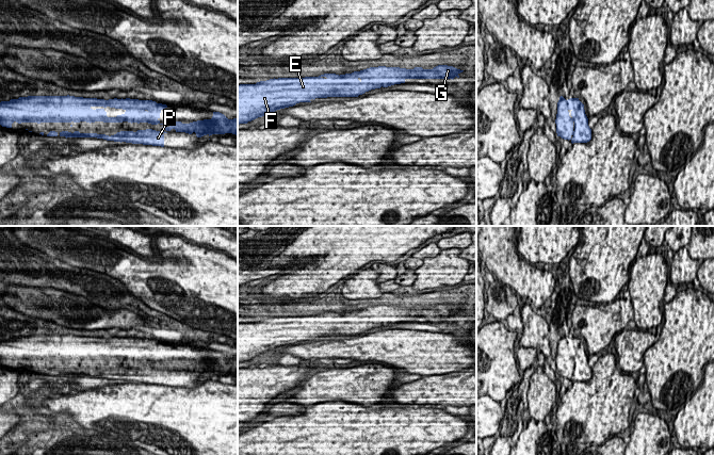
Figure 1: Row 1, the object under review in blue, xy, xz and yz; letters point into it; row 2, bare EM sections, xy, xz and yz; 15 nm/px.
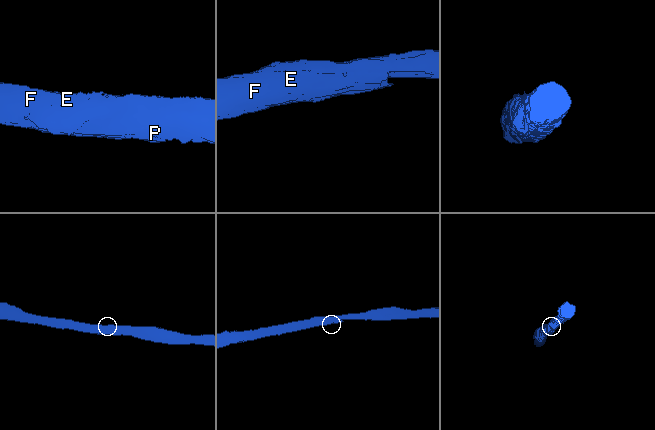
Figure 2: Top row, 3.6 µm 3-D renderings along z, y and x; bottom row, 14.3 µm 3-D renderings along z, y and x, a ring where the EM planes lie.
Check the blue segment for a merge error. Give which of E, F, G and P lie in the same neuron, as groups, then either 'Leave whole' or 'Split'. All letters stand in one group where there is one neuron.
Groups: E F G P. Leave whole

